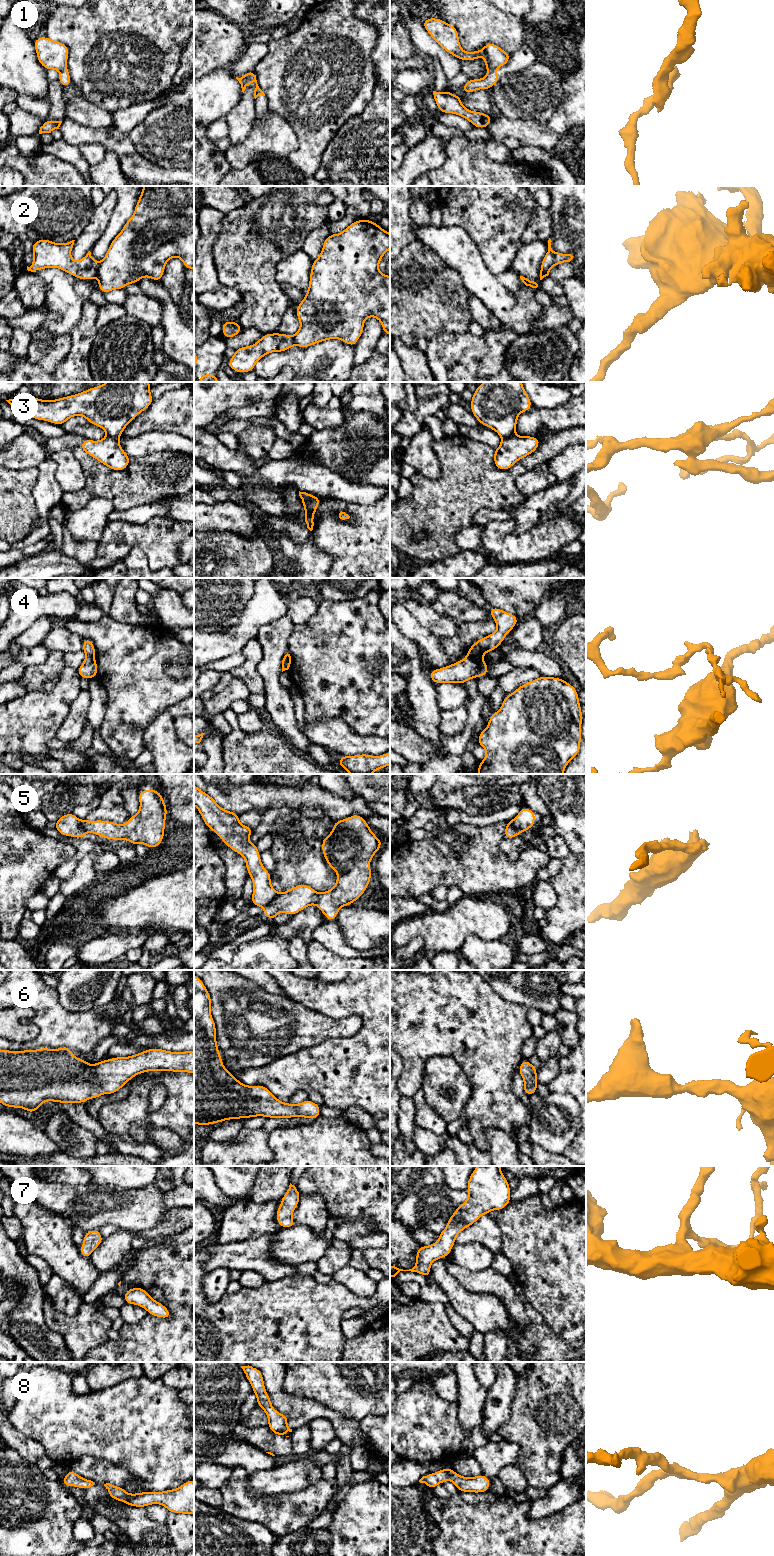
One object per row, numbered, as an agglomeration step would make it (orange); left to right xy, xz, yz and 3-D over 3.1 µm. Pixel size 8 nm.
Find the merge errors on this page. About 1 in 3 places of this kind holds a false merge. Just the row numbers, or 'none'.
1, 2, 3, 4, 5

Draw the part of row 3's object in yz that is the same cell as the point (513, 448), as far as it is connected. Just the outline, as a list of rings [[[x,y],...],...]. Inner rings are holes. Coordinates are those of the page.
[[[533,436],[502,438],[500,446],[494,449],[494,465],[500,470],[510,469],[517,461],[535,452],[540,441]]]

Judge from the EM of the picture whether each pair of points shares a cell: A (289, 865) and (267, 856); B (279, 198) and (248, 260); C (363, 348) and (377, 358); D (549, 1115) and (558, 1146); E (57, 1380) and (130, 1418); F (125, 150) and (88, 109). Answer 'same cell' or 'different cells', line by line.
A: different cells
B: same cell
C: different cells
D: same cell
E: same cell
F: different cells

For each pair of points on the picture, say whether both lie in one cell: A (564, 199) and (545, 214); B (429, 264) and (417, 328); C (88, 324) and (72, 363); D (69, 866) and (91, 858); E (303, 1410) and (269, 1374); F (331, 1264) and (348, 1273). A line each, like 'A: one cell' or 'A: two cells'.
A: two cells
B: one cell
C: one cell
D: two cells
E: one cell
F: two cells

